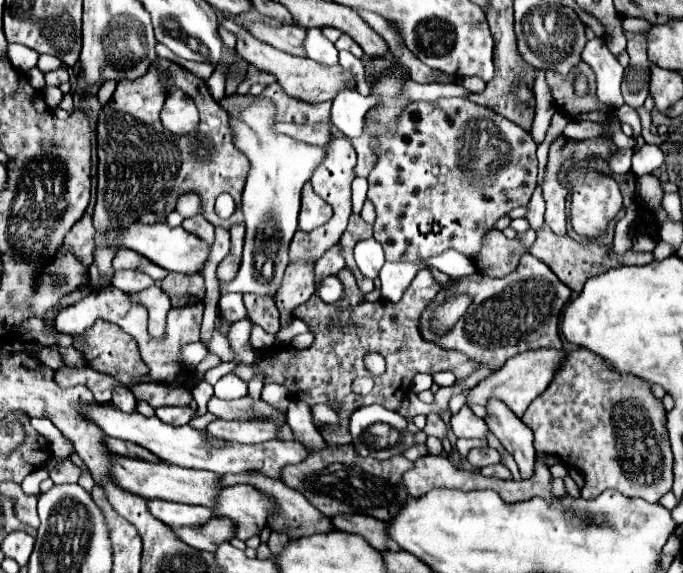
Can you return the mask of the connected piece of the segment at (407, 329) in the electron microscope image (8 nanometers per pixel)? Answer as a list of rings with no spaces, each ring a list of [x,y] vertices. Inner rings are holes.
[[[429,268],[419,270],[413,278],[411,286],[405,290],[399,302],[365,302],[357,284],[343,284],[345,296],[339,304],[327,304],[317,296],[311,296],[305,304],[295,308],[295,314],[313,326],[315,344],[307,350],[295,348],[273,348],[271,352],[259,352],[253,364],[237,364],[233,374],[241,380],[249,382],[253,376],[261,374],[265,382],[275,382],[285,386],[293,398],[305,402],[307,406],[327,404],[339,414],[337,426],[319,426],[325,442],[329,446],[351,444],[349,418],[361,406],[381,404],[387,410],[399,410],[409,384],[415,374],[429,372],[435,374],[439,370],[451,370],[459,380],[465,380],[479,364],[467,360],[463,352],[447,352],[433,342],[423,340],[419,332],[419,320],[429,302],[443,288],[431,274]],[[367,352],[381,352],[387,360],[387,372],[383,376],[373,376],[363,366],[363,356]]]

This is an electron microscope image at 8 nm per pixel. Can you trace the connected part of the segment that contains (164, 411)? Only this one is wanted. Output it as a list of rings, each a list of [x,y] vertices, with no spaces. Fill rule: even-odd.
[[[163,406],[163,408],[155,410],[155,416],[159,420],[171,424],[171,426],[183,426],[191,420],[193,412],[195,410],[191,410],[189,406],[183,406],[183,408],[179,408],[179,406]]]

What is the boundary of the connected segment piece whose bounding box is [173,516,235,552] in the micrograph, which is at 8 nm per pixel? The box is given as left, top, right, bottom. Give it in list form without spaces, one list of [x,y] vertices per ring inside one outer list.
[[[213,516],[207,524],[197,528],[173,528],[173,532],[191,548],[215,552],[215,548],[223,542],[229,542],[235,538],[235,532],[231,532],[231,520],[219,520],[219,516]]]

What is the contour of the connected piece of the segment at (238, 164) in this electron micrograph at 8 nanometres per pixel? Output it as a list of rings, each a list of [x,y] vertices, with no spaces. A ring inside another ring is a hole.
[[[157,56],[155,62],[157,64],[155,66],[151,64],[151,68],[139,80],[119,80],[111,100],[105,106],[101,106],[101,112],[99,112],[99,120],[97,120],[97,158],[99,158],[97,176],[99,176],[99,184],[97,184],[97,204],[95,204],[95,212],[93,212],[95,250],[109,248],[109,250],[117,252],[119,248],[115,248],[115,244],[103,244],[103,240],[99,240],[99,236],[103,236],[103,232],[107,232],[107,228],[123,228],[123,224],[131,224],[131,220],[139,220],[143,214],[149,214],[149,212],[157,214],[159,218],[167,216],[169,212],[175,210],[177,198],[183,194],[201,196],[201,214],[215,226],[229,230],[231,226],[243,222],[239,204],[241,204],[241,192],[245,186],[245,178],[249,172],[249,160],[233,146],[225,110],[211,96],[207,84],[201,78],[193,76],[189,70],[185,70],[165,58]],[[157,68],[167,68],[173,74],[175,84],[179,88],[183,88],[195,100],[199,114],[201,114],[201,122],[195,132],[195,140],[181,140],[179,136],[175,136],[163,128],[163,124],[159,120],[159,112],[165,102],[165,90],[163,90],[163,84],[159,84],[159,78],[155,74]],[[221,192],[229,192],[237,204],[237,210],[231,216],[231,220],[221,220],[215,214],[215,198]]]

